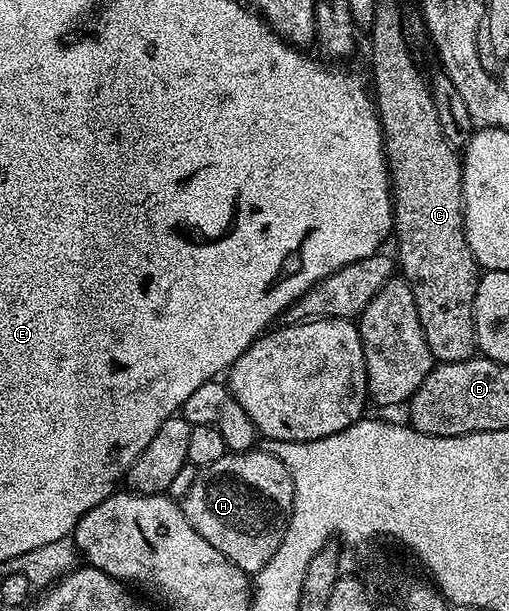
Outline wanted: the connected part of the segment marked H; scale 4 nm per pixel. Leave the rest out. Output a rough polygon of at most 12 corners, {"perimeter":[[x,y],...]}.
{"perimeter":[[270,452],[226,454],[180,501],[245,573],[279,550],[293,479]]}

